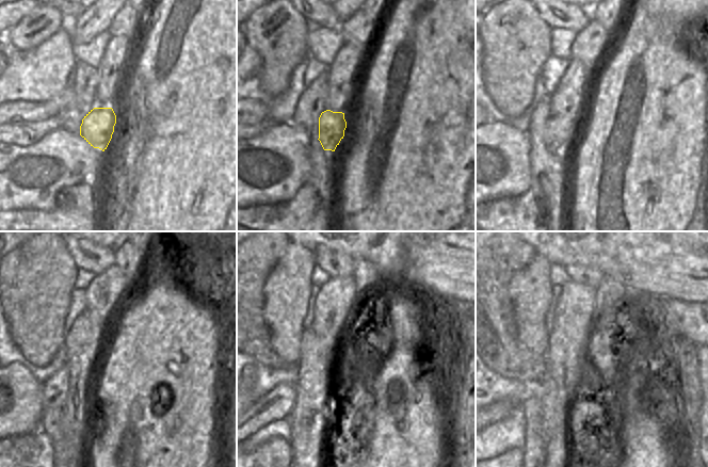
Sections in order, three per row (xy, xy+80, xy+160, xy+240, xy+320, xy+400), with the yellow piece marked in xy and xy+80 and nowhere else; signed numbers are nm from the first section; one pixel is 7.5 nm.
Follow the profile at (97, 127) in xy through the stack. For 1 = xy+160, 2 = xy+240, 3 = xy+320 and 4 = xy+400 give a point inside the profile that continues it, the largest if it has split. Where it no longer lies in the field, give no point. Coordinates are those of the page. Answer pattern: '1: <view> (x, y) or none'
1: xy+160 (560, 132)
2: xy+240 (54, 390)
3: xy+320 (276, 404)
4: xy+400 (500, 409)

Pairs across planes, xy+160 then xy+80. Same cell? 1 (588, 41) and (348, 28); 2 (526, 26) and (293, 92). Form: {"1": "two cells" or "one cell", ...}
{"1": "one cell", "2": "two cells"}

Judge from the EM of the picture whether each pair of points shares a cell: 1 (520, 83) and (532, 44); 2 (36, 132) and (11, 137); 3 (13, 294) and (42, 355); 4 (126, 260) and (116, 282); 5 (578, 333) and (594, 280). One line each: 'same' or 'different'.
1: same
2: same
3: same
4: different
5: different

